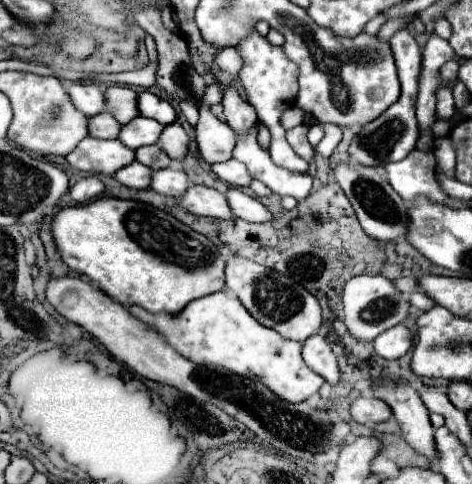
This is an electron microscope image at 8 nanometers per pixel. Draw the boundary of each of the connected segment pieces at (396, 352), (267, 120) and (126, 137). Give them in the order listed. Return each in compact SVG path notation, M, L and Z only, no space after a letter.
M397 325L381 333L381 337L373 341L373 347L375 347L375 353L383 359L399 359L409 351L411 343L413 343L413 333L407 327Z
M253 29L247 37L243 37L237 45L235 45L237 53L241 55L243 59L243 67L239 71L239 83L243 85L245 93L247 93L247 101L255 107L257 115L259 115L259 121L269 129L271 133L271 159L275 165L283 167L283 169L289 169L289 171L299 171L299 173L307 173L307 167L309 163L305 159L301 159L293 147L289 145L287 137L285 137L285 129L281 125L281 115L295 105L295 97L297 97L297 91L299 91L299 85L297 85L297 75L299 75L299 69L297 65L293 65L281 47L277 45L271 45L267 41L267 37L259 35L257 29Z
M139 115L133 121L129 121L129 125L121 127L121 133L117 139L129 149L139 149L143 145L157 143L161 129L163 129L163 125L157 123L155 119L147 119L147 117Z

